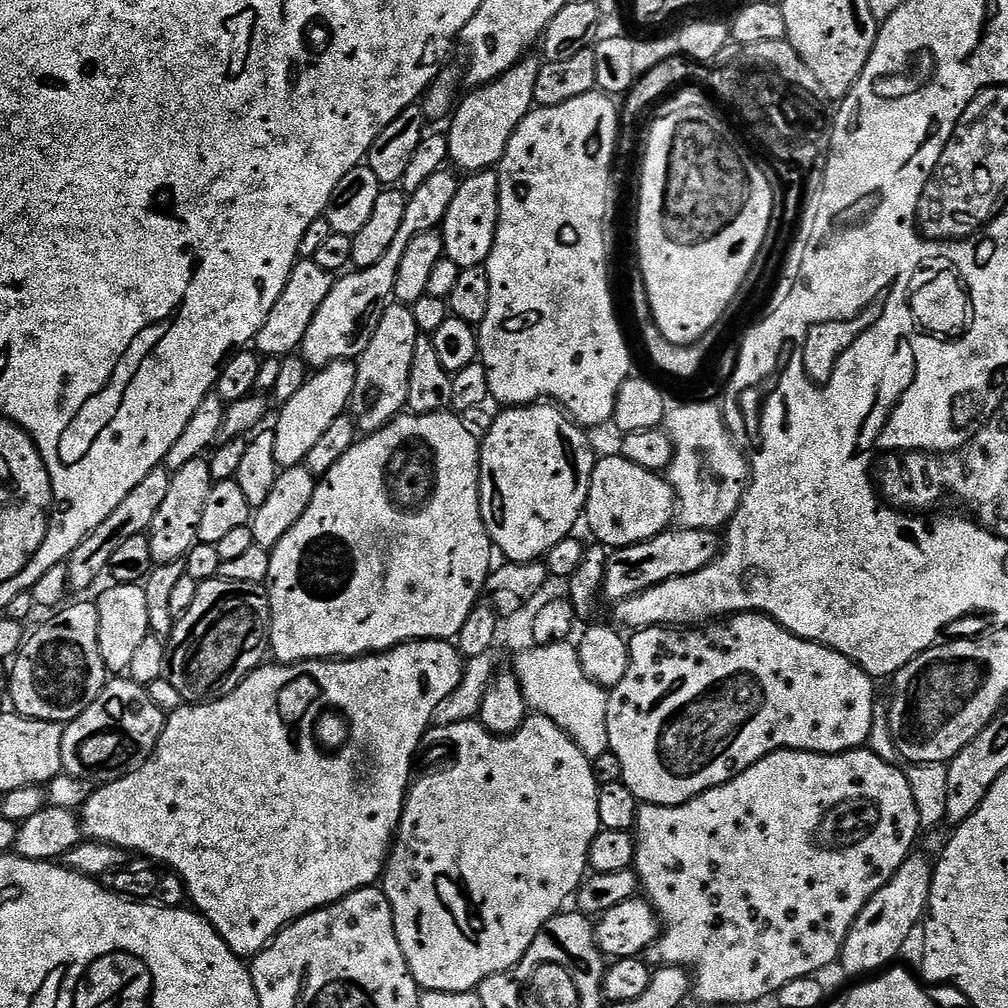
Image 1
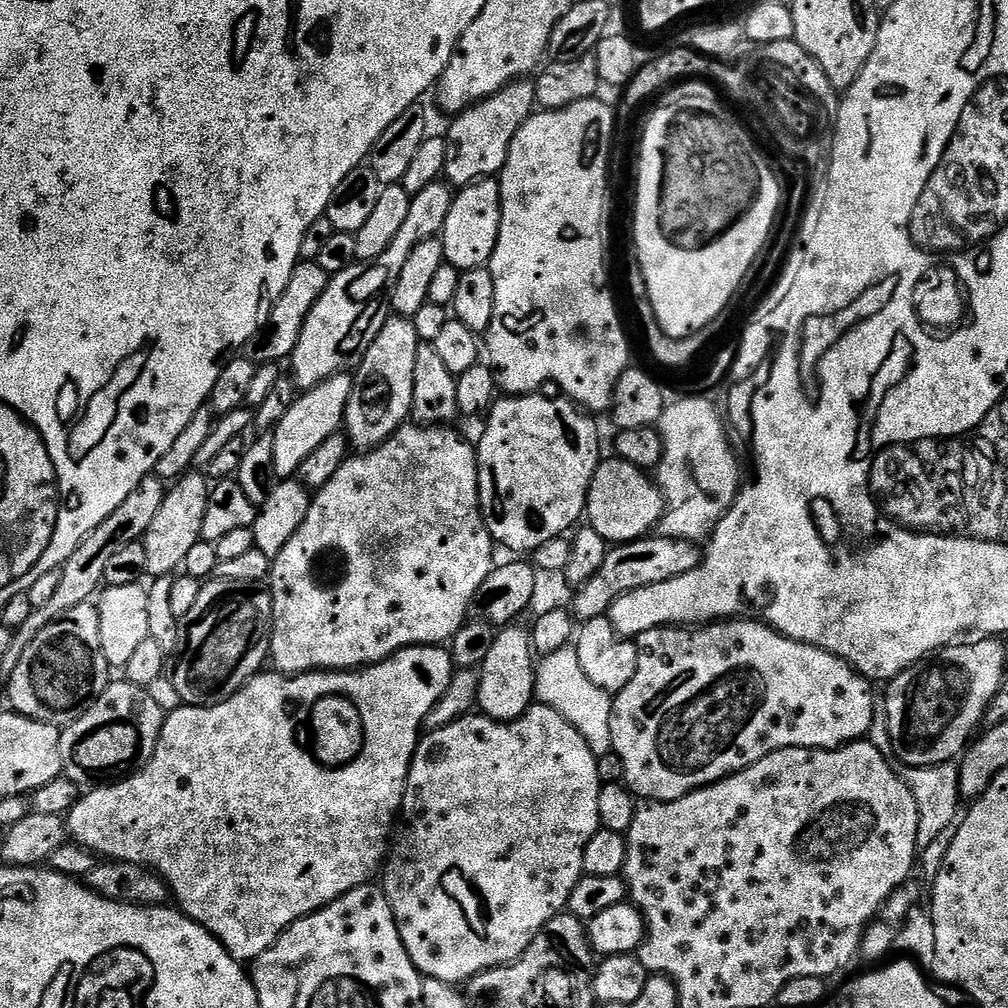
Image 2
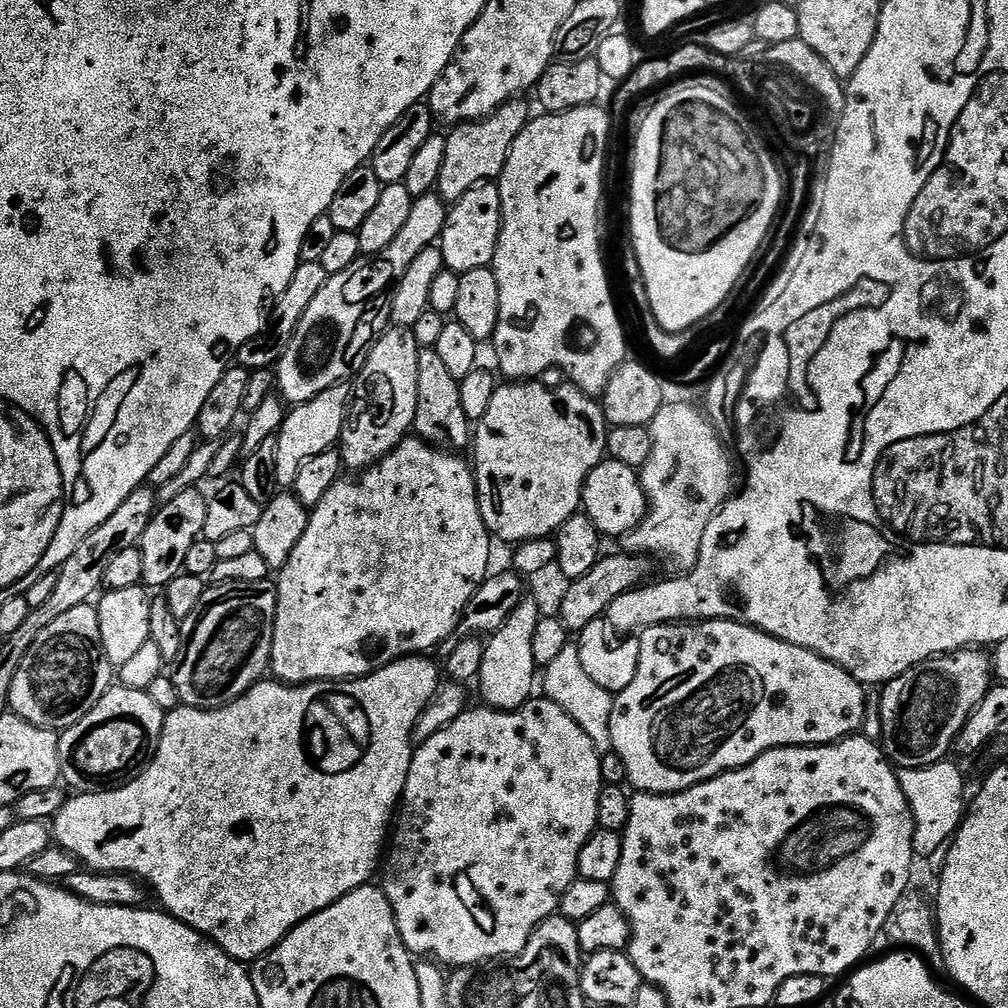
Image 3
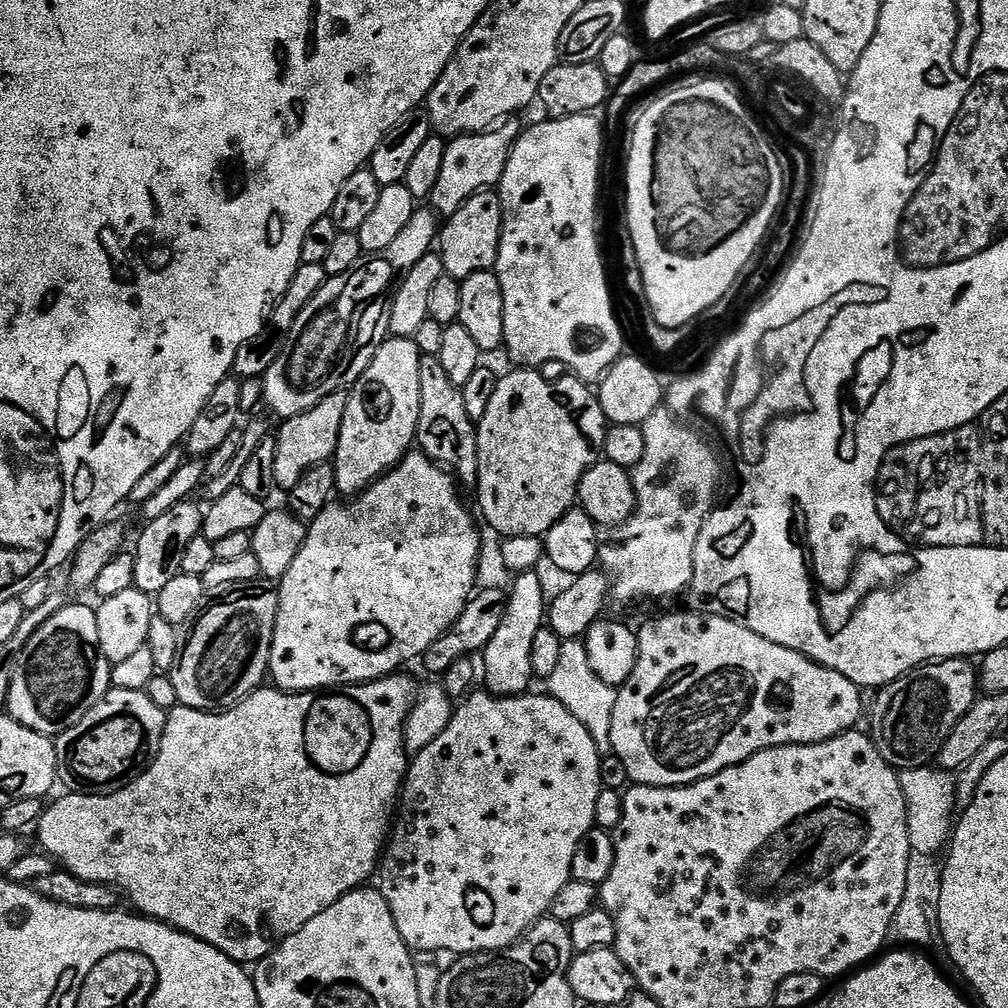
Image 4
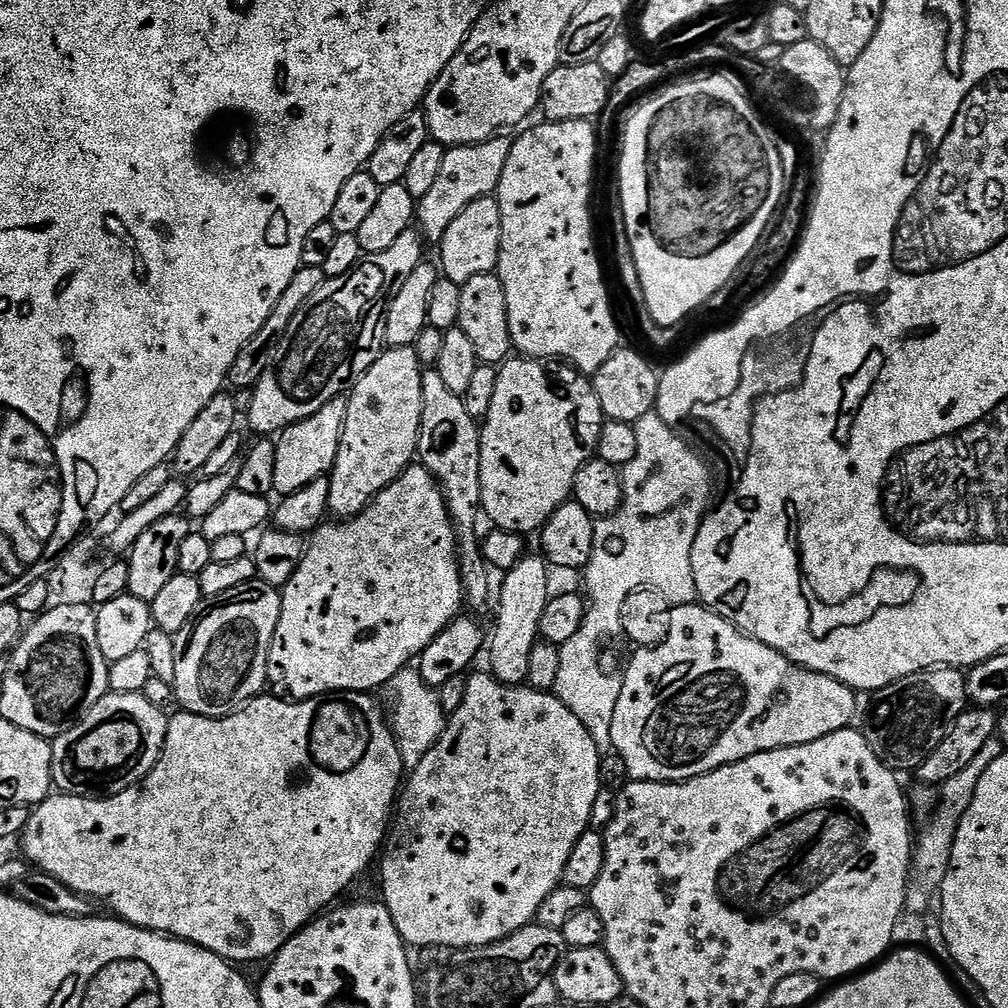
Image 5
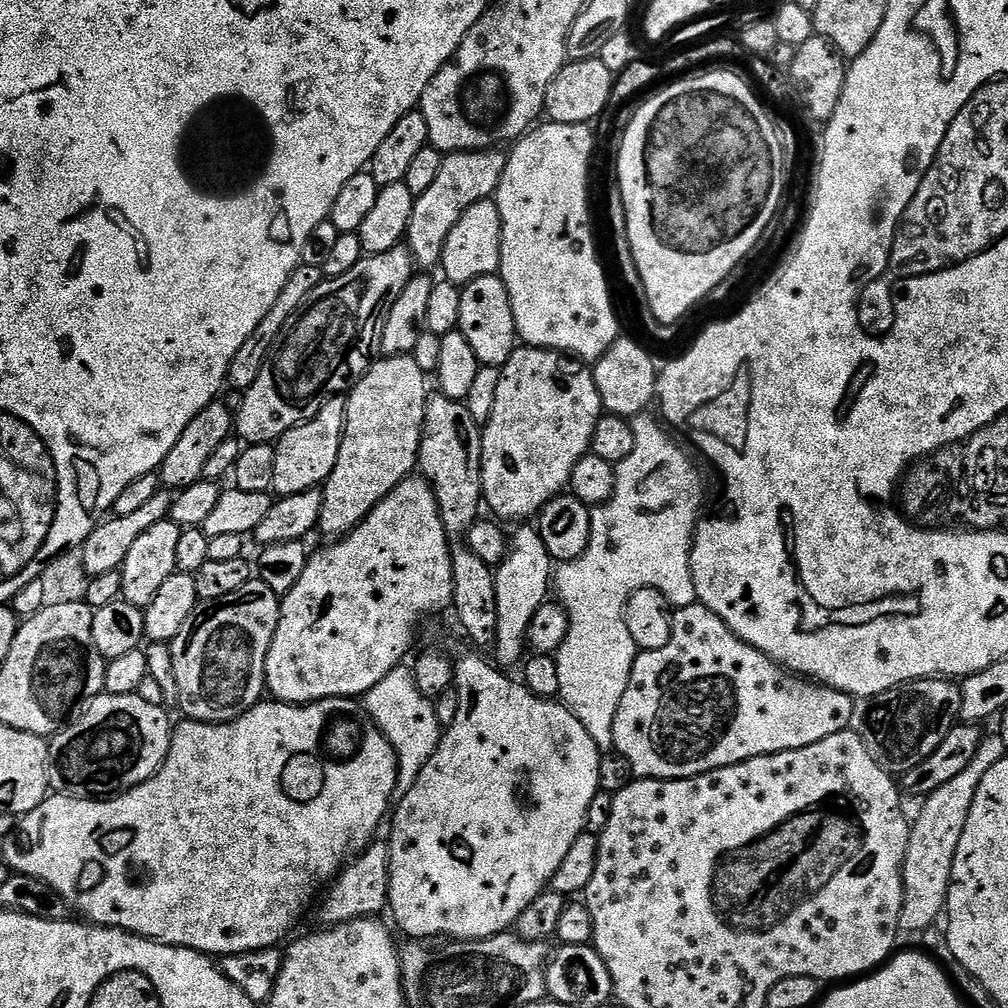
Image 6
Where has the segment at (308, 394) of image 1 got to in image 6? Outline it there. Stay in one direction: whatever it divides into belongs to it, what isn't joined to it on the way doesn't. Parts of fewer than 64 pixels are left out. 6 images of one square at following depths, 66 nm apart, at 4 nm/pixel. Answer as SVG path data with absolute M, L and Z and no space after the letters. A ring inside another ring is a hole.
M343 395L332 397L318 410L314 418L305 424L299 424L282 434L275 441L276 457L274 458L274 482L272 492L277 497L293 496L311 488L320 488L338 462L338 450L344 437L344 415L348 405Z

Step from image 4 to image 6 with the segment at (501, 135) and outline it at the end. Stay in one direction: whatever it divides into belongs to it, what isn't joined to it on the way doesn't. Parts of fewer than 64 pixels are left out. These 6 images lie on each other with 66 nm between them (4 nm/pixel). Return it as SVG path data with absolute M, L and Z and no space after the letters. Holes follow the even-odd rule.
M500 150L449 152L444 156L433 184L426 189L426 194L416 197L414 210L410 214L406 247L411 252L413 261L419 267L420 264L424 267L421 269L432 270L428 268L435 269L439 265L446 238L450 238L450 230L458 226L458 218L462 218L462 214L466 214L466 210L474 206L474 202L495 197L507 161L507 155Z

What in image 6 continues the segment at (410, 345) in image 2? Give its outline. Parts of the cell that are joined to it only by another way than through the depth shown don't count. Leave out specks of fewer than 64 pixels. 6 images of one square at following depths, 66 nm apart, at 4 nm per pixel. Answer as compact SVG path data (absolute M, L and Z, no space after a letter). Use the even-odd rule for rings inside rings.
M384 356L347 393L344 437L338 462L322 485L324 501L319 535L339 538L353 532L370 510L404 480L413 475L420 459L424 411L428 405L429 377L413 356Z

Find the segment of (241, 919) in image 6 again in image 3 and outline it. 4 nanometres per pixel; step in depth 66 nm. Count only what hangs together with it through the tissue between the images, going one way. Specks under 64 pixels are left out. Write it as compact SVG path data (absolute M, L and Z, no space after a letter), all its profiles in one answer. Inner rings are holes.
M413 654L410 656L402 656L392 664L387 664L379 668L377 672L371 672L368 676L357 676L354 680L314 680L310 684L285 684L275 678L261 679L250 690L246 690L234 702L224 705L222 708L189 708L181 706L170 713L167 713L162 726L162 734L160 741L156 744L156 751L152 753L147 764L133 775L132 779L121 784L119 788L109 788L99 792L82 792L65 799L62 810L58 810L58 814L53 816L50 821L50 836L59 847L65 848L73 858L75 858L85 869L93 872L121 872L124 876L135 876L137 880L143 882L154 895L160 899L159 907L168 915L181 920L186 926L190 926L194 930L198 930L203 936L207 936L209 940L214 941L220 949L227 955L232 956L235 960L241 962L251 962L273 948L278 941L284 937L291 928L296 927L306 918L310 918L314 914L318 914L322 910L326 910L334 902L338 902L338 898L342 898L346 894L350 894L355 888L360 888L363 884L369 883L373 879L372 875L377 875L378 869L382 864L382 857L386 852L386 841L390 836L390 825L394 820L394 813L397 811L400 798L404 795L404 787L406 786L406 778L410 774L410 762L412 761L412 753L414 751L414 741L412 731L418 722L418 718L426 710L428 703L434 698L434 694L440 689L442 683L442 672L432 660L424 654Z

